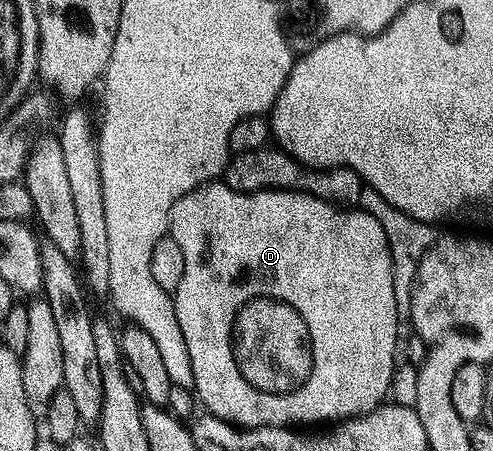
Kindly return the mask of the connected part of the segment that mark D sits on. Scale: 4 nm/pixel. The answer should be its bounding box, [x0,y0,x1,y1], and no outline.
[168,182,398,428]

